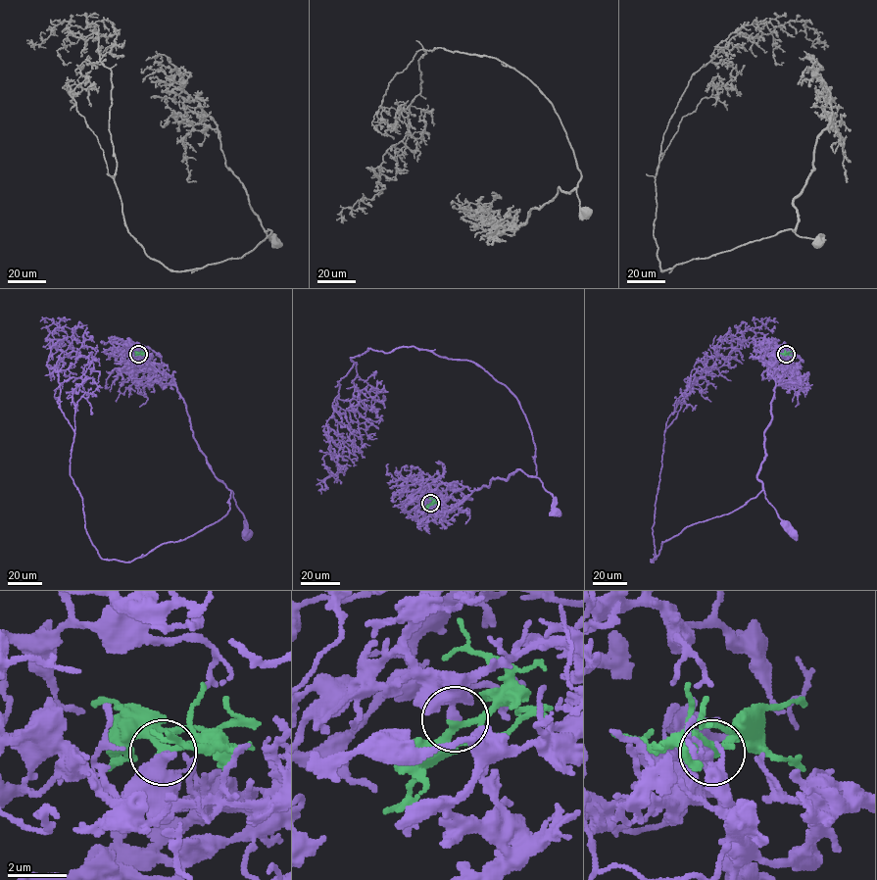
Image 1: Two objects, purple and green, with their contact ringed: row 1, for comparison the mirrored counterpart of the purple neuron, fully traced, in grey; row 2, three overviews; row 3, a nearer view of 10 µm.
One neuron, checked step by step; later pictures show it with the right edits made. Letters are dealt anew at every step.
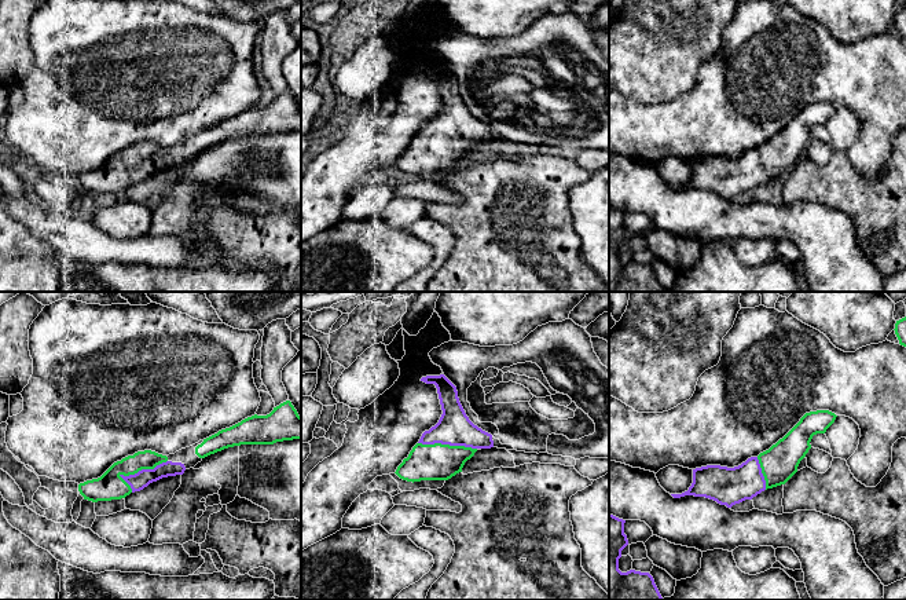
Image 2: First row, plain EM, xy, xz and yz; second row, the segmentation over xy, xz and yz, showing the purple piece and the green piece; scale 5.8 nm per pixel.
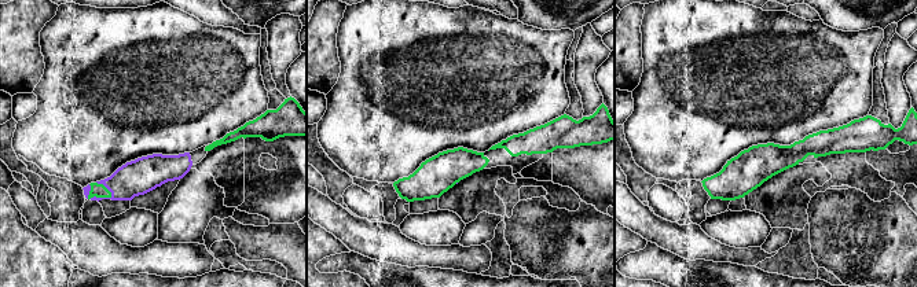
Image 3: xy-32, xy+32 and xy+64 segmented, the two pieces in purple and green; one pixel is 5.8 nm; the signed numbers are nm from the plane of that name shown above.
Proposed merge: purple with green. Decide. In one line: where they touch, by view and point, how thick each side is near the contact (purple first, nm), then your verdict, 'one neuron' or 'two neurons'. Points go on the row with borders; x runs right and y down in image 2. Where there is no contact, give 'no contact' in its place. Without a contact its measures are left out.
xy (142, 469) | 100/160 nm | one neuron

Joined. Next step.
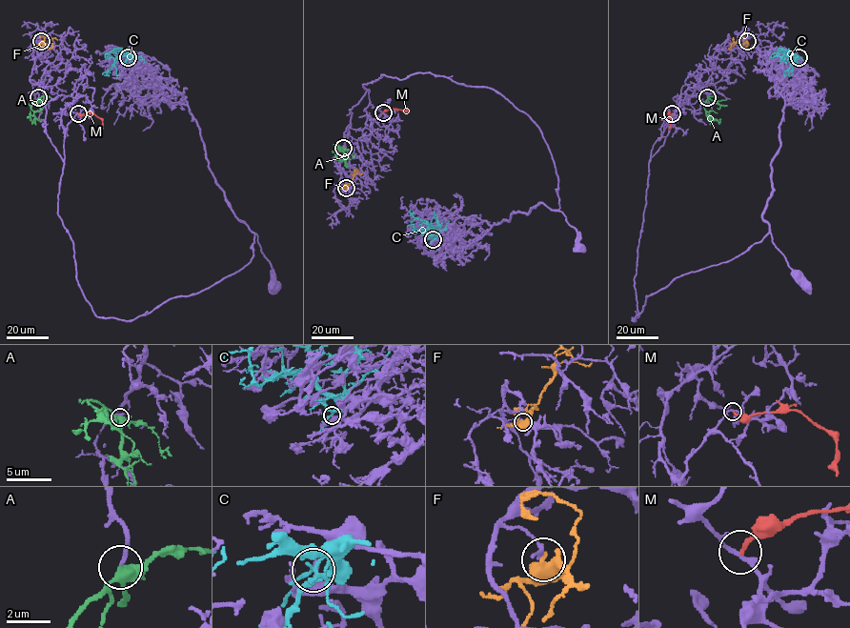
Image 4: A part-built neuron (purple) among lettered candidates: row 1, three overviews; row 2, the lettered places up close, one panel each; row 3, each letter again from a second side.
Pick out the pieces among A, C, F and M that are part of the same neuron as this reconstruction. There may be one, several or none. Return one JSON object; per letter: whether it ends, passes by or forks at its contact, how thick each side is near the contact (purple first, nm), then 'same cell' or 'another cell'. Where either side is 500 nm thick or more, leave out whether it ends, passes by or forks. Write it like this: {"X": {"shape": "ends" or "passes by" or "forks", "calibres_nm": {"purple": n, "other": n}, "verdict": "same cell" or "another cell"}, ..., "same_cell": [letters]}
{"A": {"shape": "forks", "calibres_nm": {"purple": 180, "other": 360}, "verdict": "same cell"}, "C": {"shape": "forks", "calibres_nm": {"purple": 280, "other": 190}, "verdict": "another cell"}, "F": {"calibres_nm": {"purple": 190, "other": 550}, "verdict": "another cell"}, "M": {"shape": "ends", "calibres_nm": {"purple": 180, "other": 190}, "verdict": "another cell"}, "same_cell": ["A"]}

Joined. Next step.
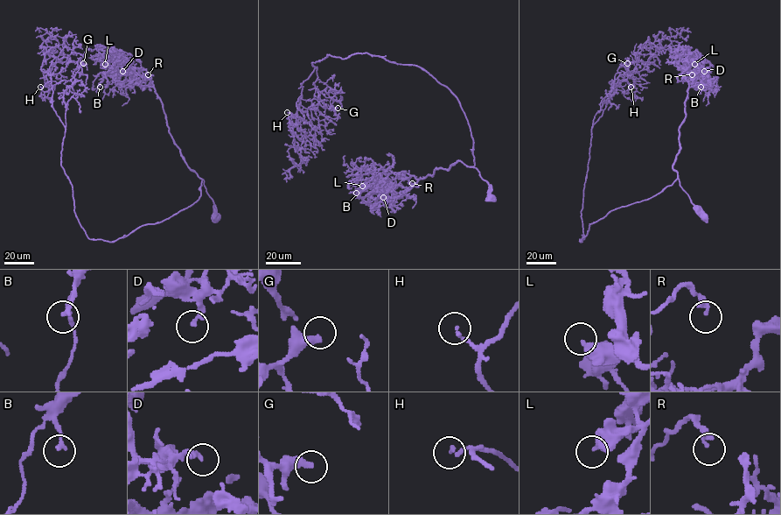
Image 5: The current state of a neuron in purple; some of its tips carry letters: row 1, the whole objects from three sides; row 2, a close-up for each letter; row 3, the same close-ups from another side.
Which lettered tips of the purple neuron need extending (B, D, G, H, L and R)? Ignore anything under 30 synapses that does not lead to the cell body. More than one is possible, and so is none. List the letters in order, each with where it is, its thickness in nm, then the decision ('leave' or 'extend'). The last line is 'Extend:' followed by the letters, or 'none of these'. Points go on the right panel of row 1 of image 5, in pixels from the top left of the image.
B: (700, 87) | 190 nm | leave
D: (704, 71) | 220 nm | leave
G: (627, 63) | 400 nm | leave
H: (631, 87) | 160 nm | leave
L: (694, 64) | 380 nm | extend
R: (692, 74) | 220 nm | leave
Extend: L

